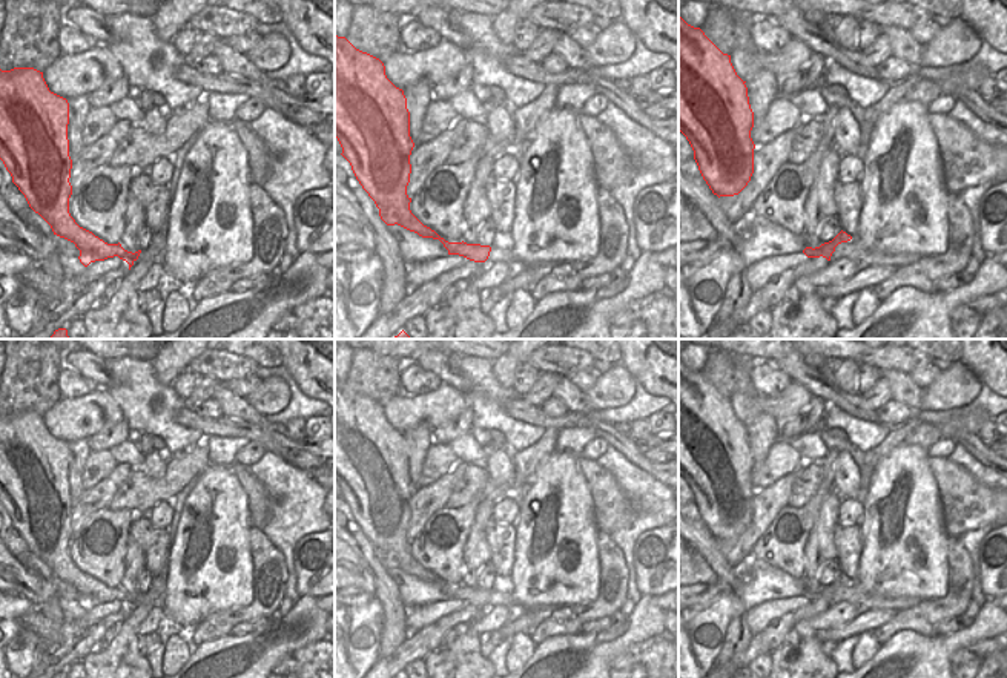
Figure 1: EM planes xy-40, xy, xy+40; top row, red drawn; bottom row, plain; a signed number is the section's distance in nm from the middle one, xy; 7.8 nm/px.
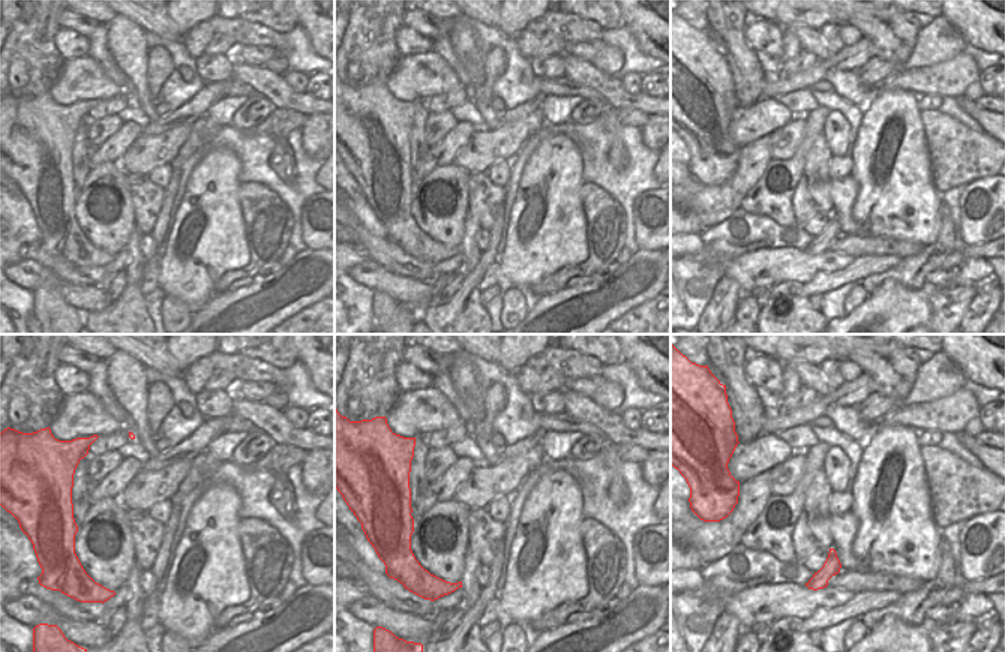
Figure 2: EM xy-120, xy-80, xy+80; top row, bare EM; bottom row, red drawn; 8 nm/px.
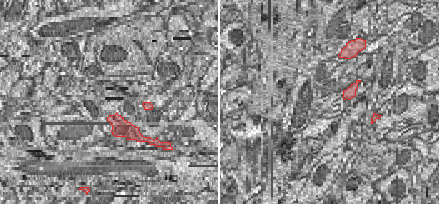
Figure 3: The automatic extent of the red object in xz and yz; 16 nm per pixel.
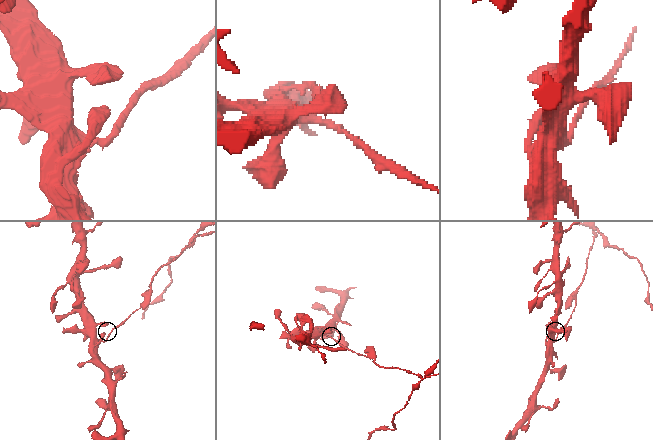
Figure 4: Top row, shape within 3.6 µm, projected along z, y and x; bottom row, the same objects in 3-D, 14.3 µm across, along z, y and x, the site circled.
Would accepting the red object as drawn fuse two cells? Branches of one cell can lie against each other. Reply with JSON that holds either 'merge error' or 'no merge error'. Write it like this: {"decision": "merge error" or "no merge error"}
{"decision": "merge error"}

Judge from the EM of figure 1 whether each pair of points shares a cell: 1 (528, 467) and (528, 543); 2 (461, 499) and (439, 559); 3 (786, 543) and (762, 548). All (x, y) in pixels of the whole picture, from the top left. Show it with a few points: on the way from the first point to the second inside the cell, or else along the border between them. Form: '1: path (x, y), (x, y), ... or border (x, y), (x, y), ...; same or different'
1: border (550, 453), (534, 471), (525, 490); different
2: border (482, 499), (476, 496), (461, 506), (447, 508); different
3: path (780, 546), (768, 548); same

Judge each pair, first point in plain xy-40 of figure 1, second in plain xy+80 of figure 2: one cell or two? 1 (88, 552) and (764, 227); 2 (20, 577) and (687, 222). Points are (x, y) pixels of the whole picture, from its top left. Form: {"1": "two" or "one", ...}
{"1": "two", "2": "one"}

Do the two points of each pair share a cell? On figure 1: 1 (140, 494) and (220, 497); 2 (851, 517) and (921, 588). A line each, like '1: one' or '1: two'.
1: two
2: two

